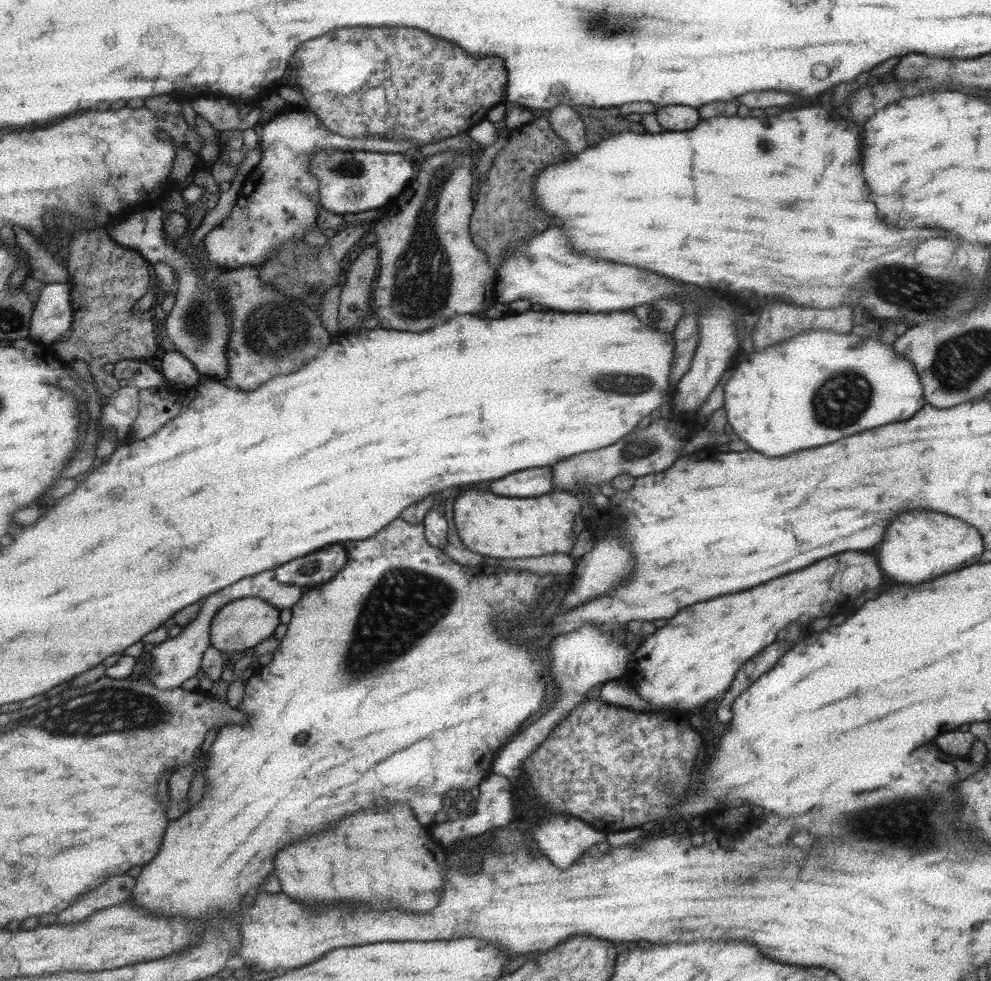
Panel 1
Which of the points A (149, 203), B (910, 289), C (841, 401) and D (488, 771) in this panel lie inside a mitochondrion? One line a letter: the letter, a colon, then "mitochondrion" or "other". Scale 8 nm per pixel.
A: other
B: mitochondrion
C: mitochondrion
D: other

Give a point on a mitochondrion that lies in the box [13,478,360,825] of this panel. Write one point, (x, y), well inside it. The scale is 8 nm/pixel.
(125, 708)

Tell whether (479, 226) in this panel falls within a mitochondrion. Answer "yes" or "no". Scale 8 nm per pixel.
no

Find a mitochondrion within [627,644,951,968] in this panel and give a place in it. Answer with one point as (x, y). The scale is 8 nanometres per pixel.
(928, 837)

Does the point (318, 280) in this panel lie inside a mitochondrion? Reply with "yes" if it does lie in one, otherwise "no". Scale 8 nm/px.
no

